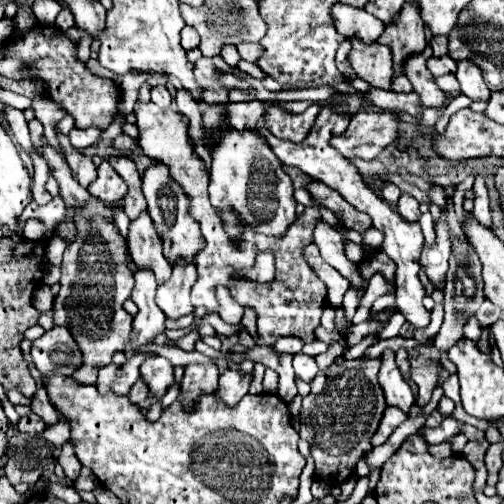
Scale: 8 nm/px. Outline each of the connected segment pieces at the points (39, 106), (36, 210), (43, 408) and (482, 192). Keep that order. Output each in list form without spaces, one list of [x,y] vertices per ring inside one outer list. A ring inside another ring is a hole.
[[[48,98],[32,100],[32,107],[35,112],[35,117],[42,122],[47,142],[59,153],[64,155],[63,150],[58,144],[54,128],[66,113],[58,104]]]
[[[60,196],[52,198],[52,202],[46,204],[46,206],[38,206],[36,202],[32,202],[32,204],[26,208],[26,212],[22,214],[22,226],[24,226],[24,222],[26,222],[28,218],[42,218],[44,224],[46,224],[50,230],[54,230],[54,224],[58,224],[58,220],[62,220],[62,214],[64,214],[64,212],[66,212],[66,208],[64,208]]]
[[[38,386],[38,392],[32,398],[32,412],[36,412],[46,426],[54,426],[58,422],[58,412],[56,408],[50,404],[50,400],[46,400],[46,390]]]
[[[482,176],[475,178],[472,191],[474,192],[475,198],[473,200],[474,207],[471,213],[482,225],[493,231],[488,191]]]

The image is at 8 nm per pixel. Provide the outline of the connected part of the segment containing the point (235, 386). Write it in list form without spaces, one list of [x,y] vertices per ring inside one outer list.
[[[228,369],[218,380],[218,388],[216,388],[216,398],[220,402],[224,402],[226,406],[236,406],[244,394],[248,394],[248,386],[250,386],[252,376],[244,376],[236,370]]]

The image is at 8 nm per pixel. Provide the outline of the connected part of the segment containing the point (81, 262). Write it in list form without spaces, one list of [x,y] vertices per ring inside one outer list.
[[[98,220],[96,224],[78,224],[78,240],[70,244],[64,250],[64,262],[62,262],[62,278],[60,278],[60,294],[54,302],[54,322],[58,326],[70,328],[74,340],[78,340],[78,346],[84,354],[84,364],[74,372],[74,380],[82,384],[94,384],[98,378],[98,370],[112,362],[114,352],[124,350],[126,340],[130,340],[130,324],[132,316],[122,308],[124,300],[130,298],[130,292],[134,288],[134,276],[126,268],[126,242],[118,234],[116,224],[102,224]]]

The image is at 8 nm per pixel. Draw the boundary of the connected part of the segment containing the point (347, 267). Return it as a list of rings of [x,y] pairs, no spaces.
[[[320,220],[316,224],[316,230],[314,230],[314,244],[320,248],[320,254],[322,258],[334,266],[344,278],[348,278],[356,288],[362,288],[366,286],[366,280],[360,278],[358,274],[358,264],[350,262],[346,256],[344,256],[344,238],[330,226],[326,224],[324,220]]]

